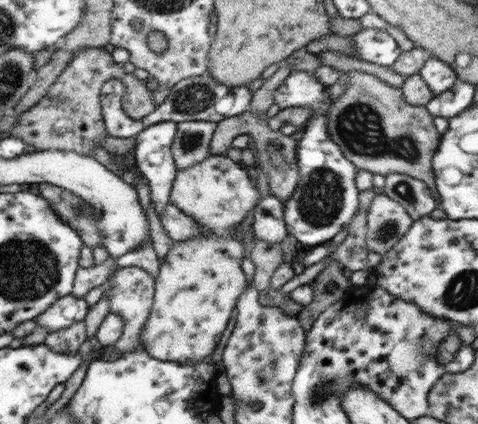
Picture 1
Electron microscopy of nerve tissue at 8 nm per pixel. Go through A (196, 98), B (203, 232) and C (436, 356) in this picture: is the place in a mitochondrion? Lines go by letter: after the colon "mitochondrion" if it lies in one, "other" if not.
A: mitochondrion
B: other
C: other

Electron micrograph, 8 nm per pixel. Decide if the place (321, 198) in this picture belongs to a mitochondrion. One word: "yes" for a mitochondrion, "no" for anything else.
yes

